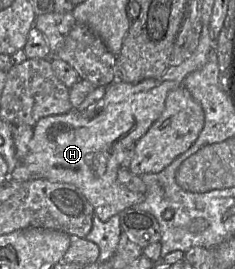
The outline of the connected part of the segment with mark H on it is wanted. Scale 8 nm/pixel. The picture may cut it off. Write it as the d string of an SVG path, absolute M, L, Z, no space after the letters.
M202 24L199 44L193 55L179 65L170 65L162 76L145 79L135 84L116 79L105 87L104 97L94 107L83 112L73 109L66 114L41 118L34 126L29 152L20 163L38 166L40 178L76 186L93 206L95 215L104 222L125 209L143 202L145 194L132 192L118 181L117 173L121 167L123 152L127 146L135 144L159 118L168 93L182 86L182 82L190 73L205 65L212 48L214 48L214 41L210 36L210 27Z

